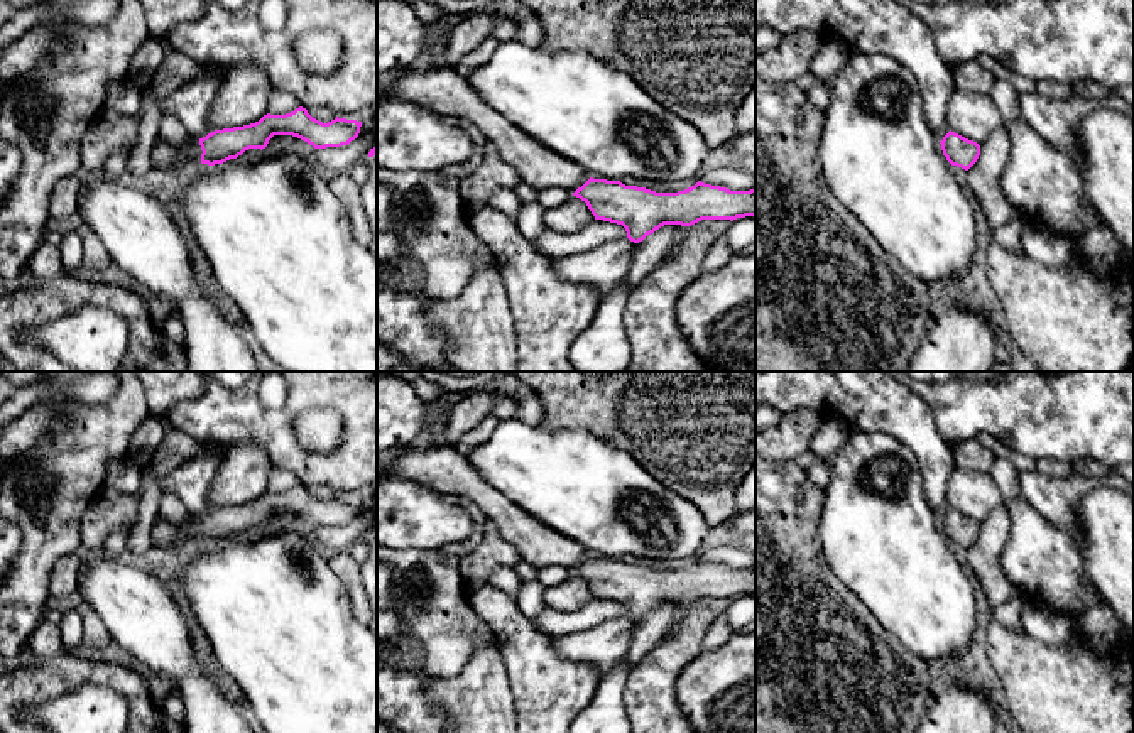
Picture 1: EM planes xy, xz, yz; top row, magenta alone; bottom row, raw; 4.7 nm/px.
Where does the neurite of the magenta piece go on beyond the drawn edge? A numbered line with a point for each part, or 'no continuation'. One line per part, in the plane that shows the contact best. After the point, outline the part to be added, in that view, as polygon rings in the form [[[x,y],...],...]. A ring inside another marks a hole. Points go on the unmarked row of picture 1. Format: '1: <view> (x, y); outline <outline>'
1: xy (164, 534); outline [[[161,515],[152,527],[152,544],[157,547],[171,547],[183,542],[194,544],[201,540],[201,524],[199,519],[189,515],[183,524],[171,524]]]

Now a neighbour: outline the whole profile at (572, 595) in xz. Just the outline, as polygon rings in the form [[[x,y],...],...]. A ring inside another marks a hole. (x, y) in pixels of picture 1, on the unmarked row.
[[[571,574],[566,581],[544,588],[544,601],[548,608],[561,613],[573,613],[588,605],[595,595],[588,588],[586,581],[576,574]]]

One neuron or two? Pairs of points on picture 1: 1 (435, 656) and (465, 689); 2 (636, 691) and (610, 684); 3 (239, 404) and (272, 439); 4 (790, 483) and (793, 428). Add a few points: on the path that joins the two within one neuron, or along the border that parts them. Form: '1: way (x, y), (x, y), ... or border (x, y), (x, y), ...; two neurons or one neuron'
1: border (480, 647), (455, 676), (428, 676); two neurons
2: border (631, 669), (624, 689), (626, 715); two neurons
3: way (247, 412), (266, 431); one neuron
4: border (773, 460), (793, 461); two neurons

